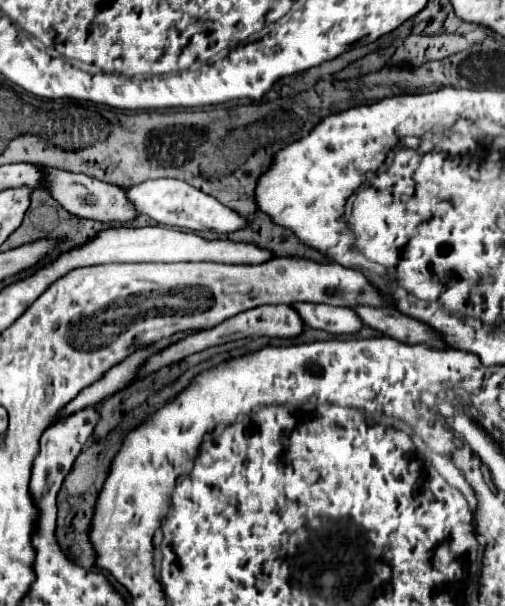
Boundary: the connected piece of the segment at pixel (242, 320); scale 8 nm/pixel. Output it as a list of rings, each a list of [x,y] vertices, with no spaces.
[[[257,306],[257,310],[247,310],[247,312],[241,312],[225,322],[221,322],[219,326],[215,328],[207,328],[207,330],[201,330],[173,346],[169,346],[167,350],[163,350],[161,354],[155,354],[155,358],[147,360],[139,372],[139,376],[147,376],[155,370],[159,370],[161,366],[167,366],[171,362],[177,362],[177,360],[183,360],[185,356],[189,354],[195,354],[195,352],[201,352],[205,348],[211,348],[211,346],[219,346],[219,344],[225,344],[225,342],[233,342],[233,340],[239,340],[239,338],[247,338],[247,336],[267,336],[267,338],[297,338],[301,332],[305,330],[305,322],[301,322],[301,316],[297,314],[297,310],[293,310],[293,306]]]

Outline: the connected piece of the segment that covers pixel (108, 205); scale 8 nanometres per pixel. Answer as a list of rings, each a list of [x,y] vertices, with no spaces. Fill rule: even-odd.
[[[45,168],[47,172],[47,186],[51,196],[71,214],[81,216],[81,218],[93,218],[101,222],[129,222],[137,216],[133,206],[129,206],[129,200],[125,198],[123,190],[119,186],[99,182],[95,178],[89,178],[85,174],[73,174],[73,172],[63,172],[63,170],[53,170]]]

